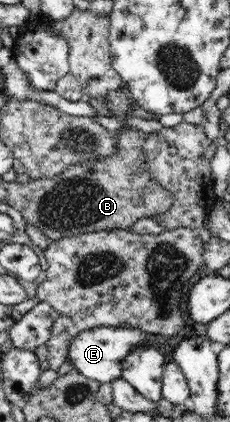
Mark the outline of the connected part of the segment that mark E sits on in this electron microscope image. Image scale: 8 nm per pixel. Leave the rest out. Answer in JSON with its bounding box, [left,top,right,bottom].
[68,327,172,383]

